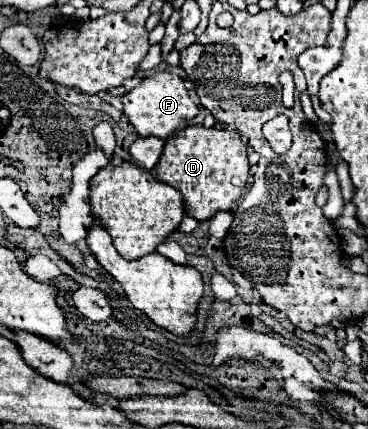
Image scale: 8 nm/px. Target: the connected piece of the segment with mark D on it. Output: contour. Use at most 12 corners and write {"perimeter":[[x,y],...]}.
{"perimeter":[[189,125],[157,179],[185,213],[235,211],[249,179],[237,131]]}

